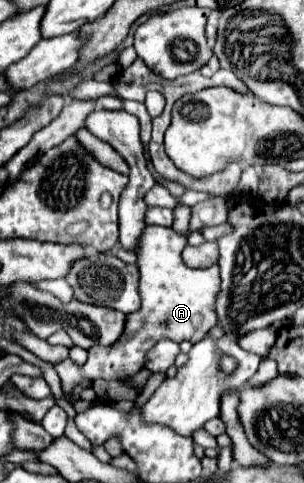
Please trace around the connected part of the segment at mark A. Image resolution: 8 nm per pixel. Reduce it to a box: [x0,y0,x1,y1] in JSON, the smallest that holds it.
[55,226,219,394]

